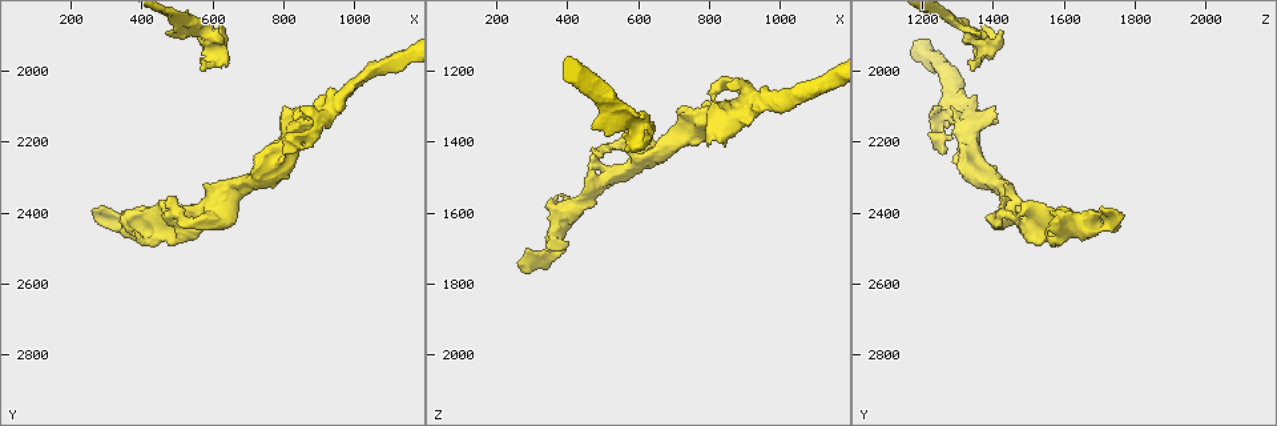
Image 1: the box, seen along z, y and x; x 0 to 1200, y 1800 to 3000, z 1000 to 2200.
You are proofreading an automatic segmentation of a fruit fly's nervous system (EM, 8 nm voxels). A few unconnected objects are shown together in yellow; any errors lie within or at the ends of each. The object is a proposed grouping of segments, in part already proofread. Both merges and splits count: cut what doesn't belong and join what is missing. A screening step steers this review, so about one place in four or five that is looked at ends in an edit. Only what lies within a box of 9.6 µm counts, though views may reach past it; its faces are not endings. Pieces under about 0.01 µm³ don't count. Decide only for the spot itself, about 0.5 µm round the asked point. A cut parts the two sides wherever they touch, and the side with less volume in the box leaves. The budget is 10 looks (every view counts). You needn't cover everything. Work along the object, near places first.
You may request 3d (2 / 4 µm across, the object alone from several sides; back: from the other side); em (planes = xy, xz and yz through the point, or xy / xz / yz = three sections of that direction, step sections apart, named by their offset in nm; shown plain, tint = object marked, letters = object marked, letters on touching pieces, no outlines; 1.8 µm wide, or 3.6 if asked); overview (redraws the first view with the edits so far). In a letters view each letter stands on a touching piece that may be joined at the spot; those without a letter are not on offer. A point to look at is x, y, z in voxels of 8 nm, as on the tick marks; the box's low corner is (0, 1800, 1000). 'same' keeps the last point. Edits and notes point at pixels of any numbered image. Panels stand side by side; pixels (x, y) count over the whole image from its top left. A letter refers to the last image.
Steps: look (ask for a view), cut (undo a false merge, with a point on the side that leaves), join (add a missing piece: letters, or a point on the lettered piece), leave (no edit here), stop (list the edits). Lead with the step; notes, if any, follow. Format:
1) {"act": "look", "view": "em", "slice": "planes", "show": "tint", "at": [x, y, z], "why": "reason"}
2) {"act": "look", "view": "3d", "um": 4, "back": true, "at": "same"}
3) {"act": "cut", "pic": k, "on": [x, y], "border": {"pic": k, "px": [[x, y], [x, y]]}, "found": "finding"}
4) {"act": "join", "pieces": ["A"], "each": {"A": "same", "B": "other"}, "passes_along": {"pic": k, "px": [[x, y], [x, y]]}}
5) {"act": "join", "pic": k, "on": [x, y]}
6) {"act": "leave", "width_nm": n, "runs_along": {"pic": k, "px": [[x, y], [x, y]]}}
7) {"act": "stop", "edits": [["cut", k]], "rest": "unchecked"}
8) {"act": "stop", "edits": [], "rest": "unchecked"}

{"act": "look", "view": "em", "slice": "planes", "show": "letters", "at": [880, 2190, 1240], "why": "closes a loop"}

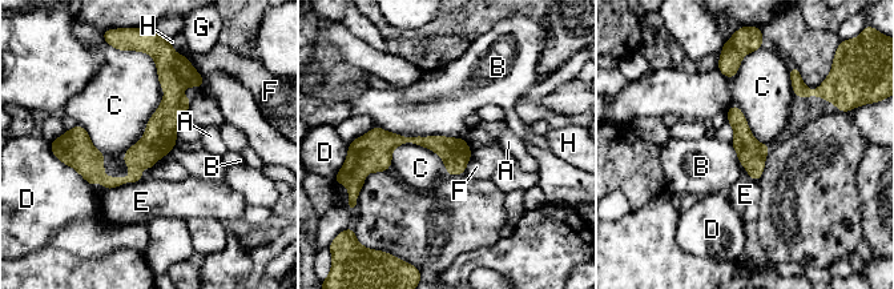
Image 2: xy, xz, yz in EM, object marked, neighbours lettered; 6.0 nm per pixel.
{"act": "leave", "width_nm": 160, "each": {"A": "other", "B": "other", "C": "other", "D": "other", "E": "other", "F": "other", "G": "other", "H": "other"}, "border": {"pic": 2, "px": [[374, 124], [406, 136], [462, 139]]}, "found": "one neuron here"}

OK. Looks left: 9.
{"act": "look", "view": "3d", "um": 2, "at": [480, 2410, 1430], "why": "closes a loop"}

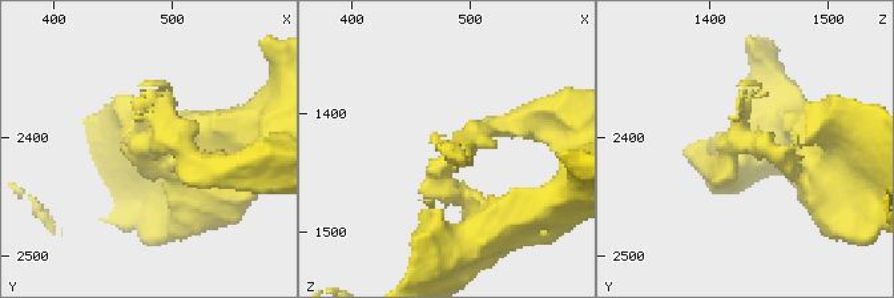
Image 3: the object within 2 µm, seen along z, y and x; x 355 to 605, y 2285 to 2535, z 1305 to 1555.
{"act": "look", "view": "em", "slice": "planes", "show": "letters", "at": [488, 2408, 1436]}

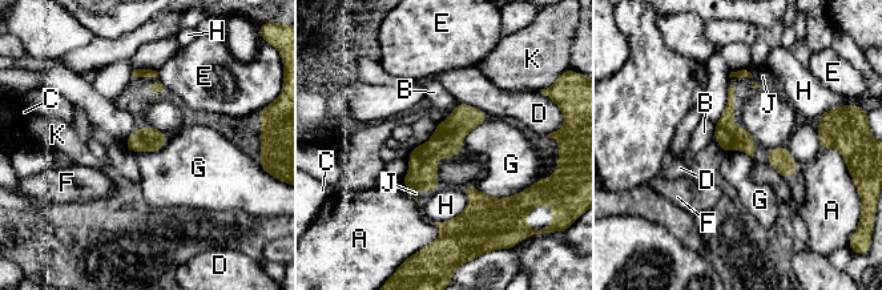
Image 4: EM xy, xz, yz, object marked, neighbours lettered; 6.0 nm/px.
{"act": "join", "pieces": ["J"], "width_nm": 140, "each": {"A": "other", "B": "other", "C": "other", "D": "other", "E": "other", "F": "other", "G": "other", "H": "other", "J": "same", "K": "other"}, "found": "it goes on there"}

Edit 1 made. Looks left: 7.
{"act": "look", "view": "overview"}

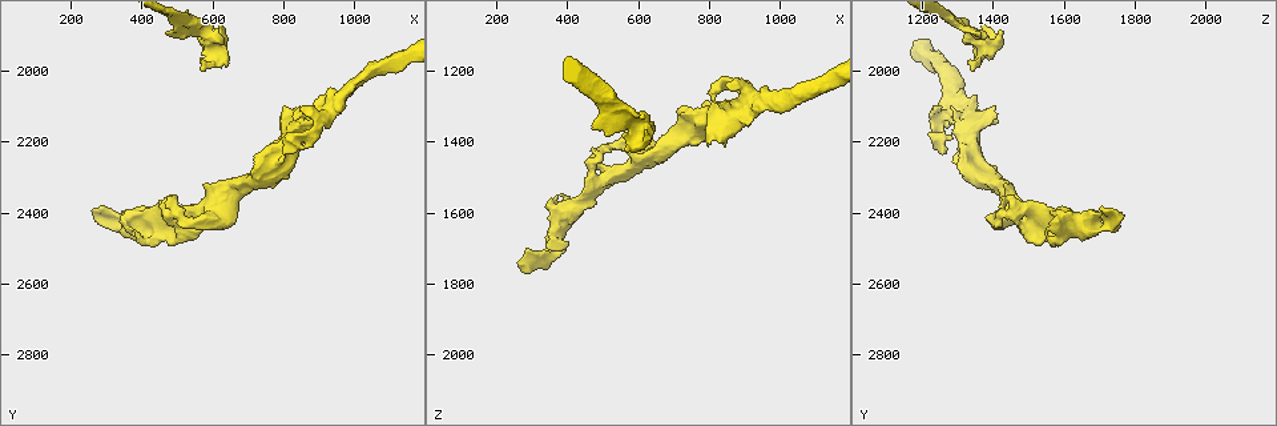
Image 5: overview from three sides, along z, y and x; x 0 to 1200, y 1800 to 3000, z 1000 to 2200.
{"act": "look", "view": "em", "um": 3.6, "slice": "planes", "show": "letters", "at": [270, 2390, 1730], "why": "branch stops here"}

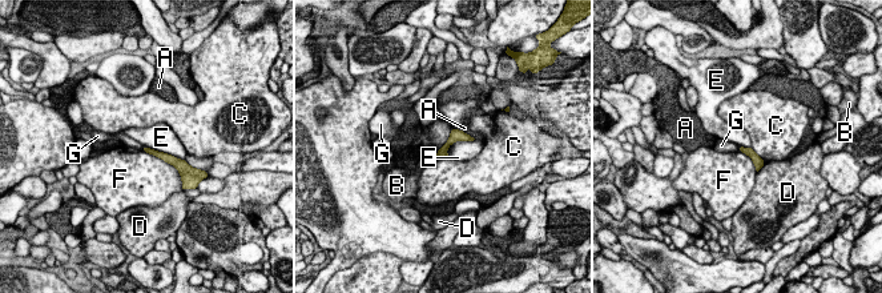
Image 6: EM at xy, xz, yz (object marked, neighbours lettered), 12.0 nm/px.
{"act": "leave", "each": {"A": "other", "B": "other", "C": "other", "D": "other", "E": "other", "F": "other", "G": "other"}, "border": {"pic": 6, "px": [[452, 128], [448, 139], [435, 152]]}, "found": "no lettered piece goes on from it"}

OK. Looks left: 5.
{"act": "look", "view": "3d", "um": 2, "at": [570, 2010, 1340], "why": "an open end"}

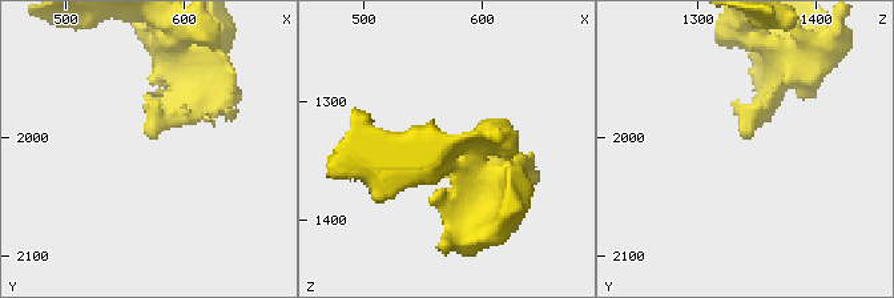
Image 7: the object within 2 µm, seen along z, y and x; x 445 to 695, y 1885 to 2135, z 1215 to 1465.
{"act": "look", "view": "em", "slice": "planes", "show": "letters", "at": [572, 2002, 1340], "why": "need the tissue"}

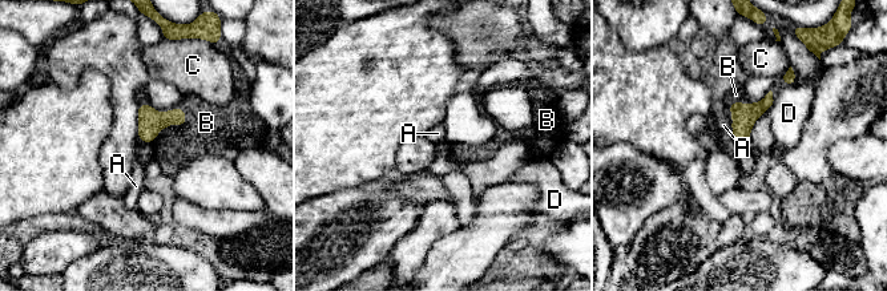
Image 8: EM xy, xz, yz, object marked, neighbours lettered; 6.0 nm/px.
{"act": "join", "pieces": ["B"], "each": {"A": "other", "B": "same", "C": "other", "D": "other"}, "found": "it goes on there"}

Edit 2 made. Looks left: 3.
{"act": "stop", "edits": [["join", 4], ["join", 8]], "rest": "unchecked"}

